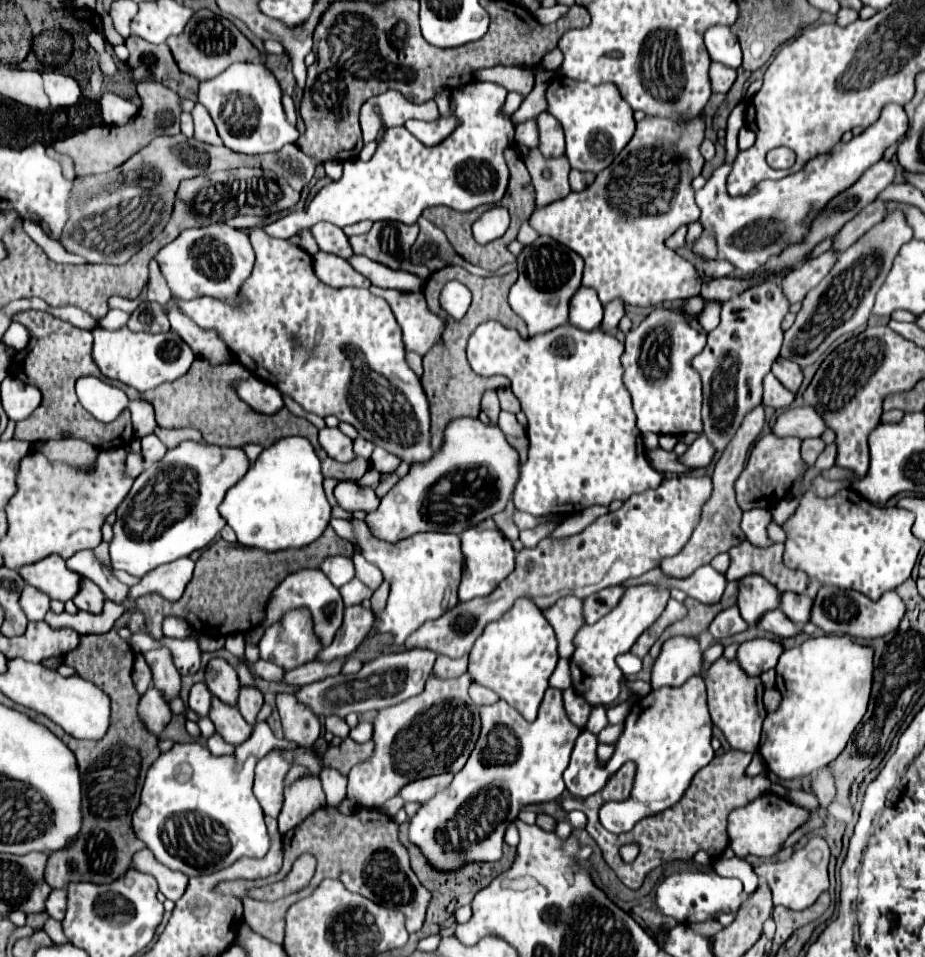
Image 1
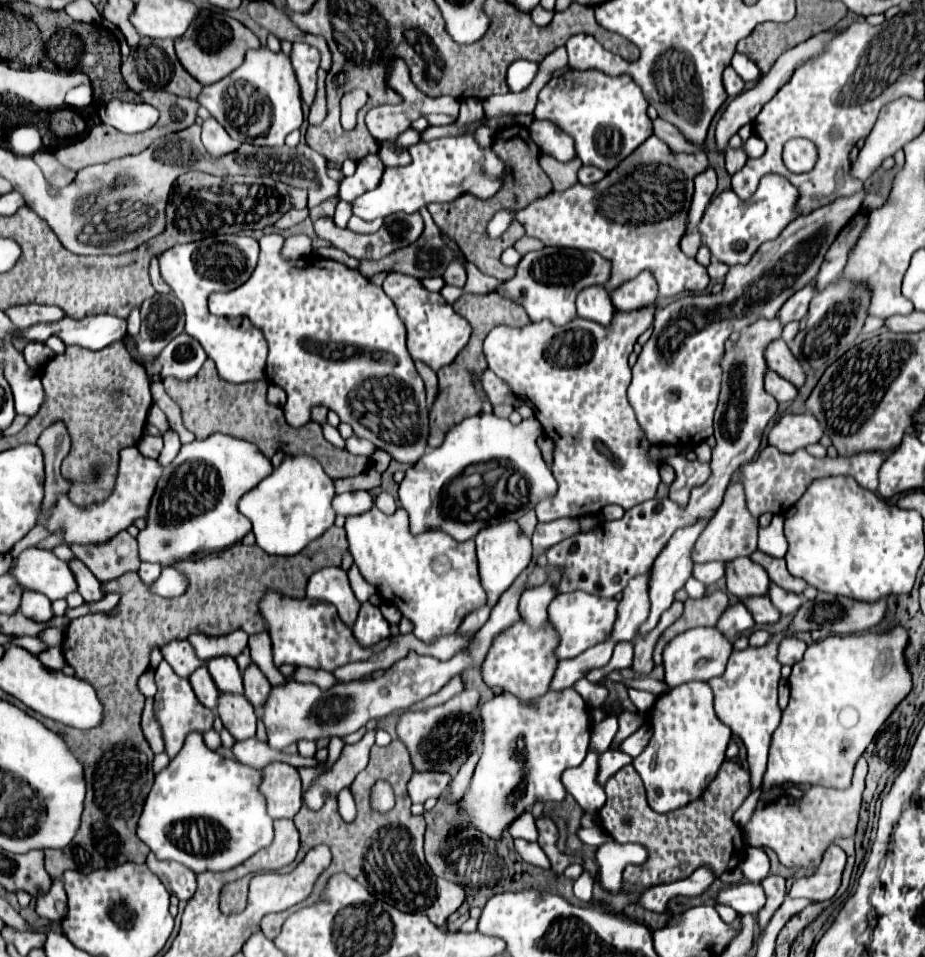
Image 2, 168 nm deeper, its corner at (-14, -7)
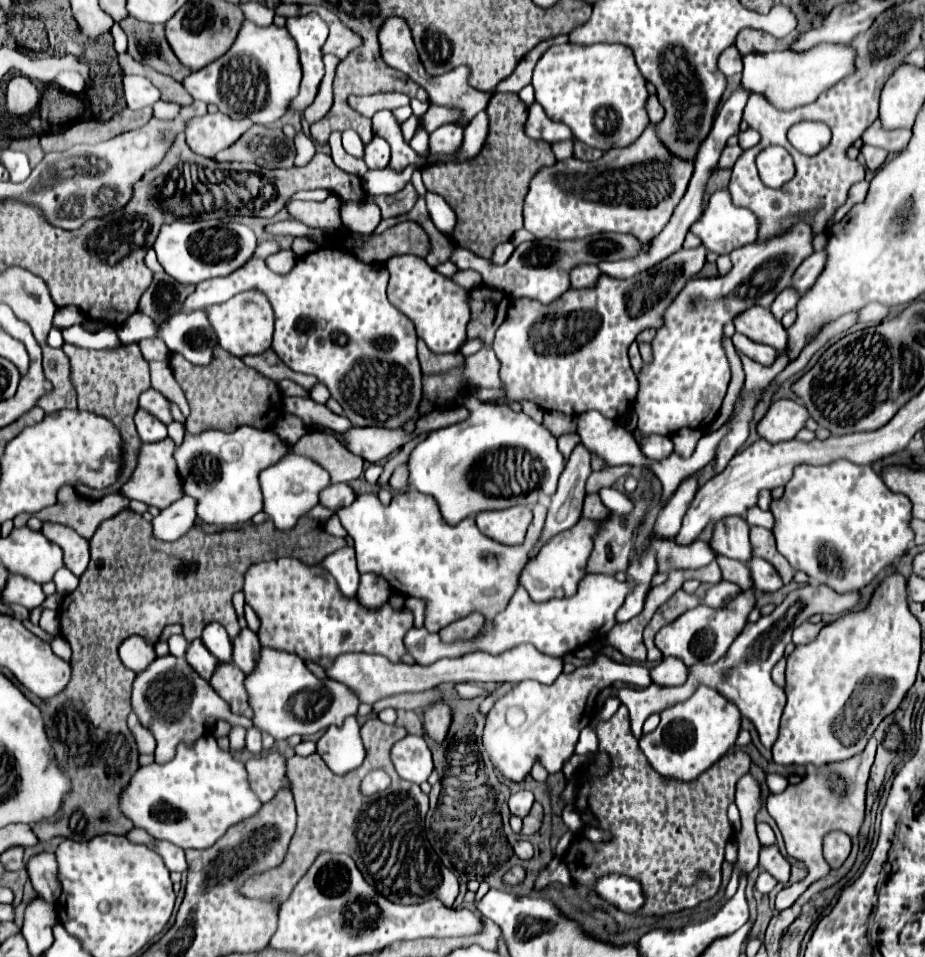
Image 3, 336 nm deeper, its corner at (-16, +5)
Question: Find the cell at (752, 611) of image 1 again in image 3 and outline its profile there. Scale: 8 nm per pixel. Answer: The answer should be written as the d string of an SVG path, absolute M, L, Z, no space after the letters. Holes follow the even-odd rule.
M726 516L720 522L714 522L710 546L716 554L748 562L752 558L750 538L748 538L748 524L742 516Z

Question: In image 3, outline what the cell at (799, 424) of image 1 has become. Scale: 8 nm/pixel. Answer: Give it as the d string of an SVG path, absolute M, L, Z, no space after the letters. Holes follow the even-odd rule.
M776 400L770 404L764 418L756 424L760 438L768 442L792 440L804 422L808 420L808 410L794 400Z

